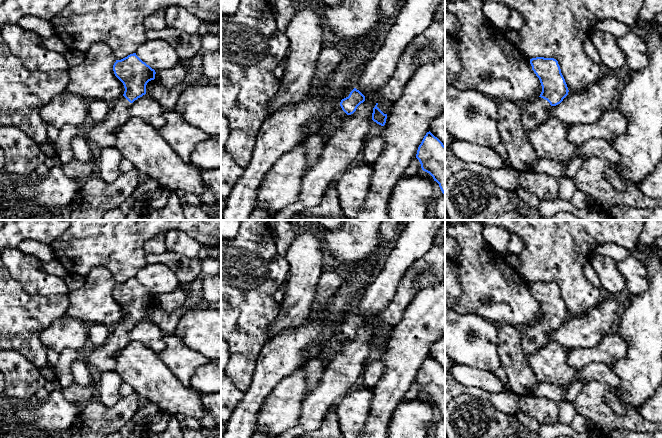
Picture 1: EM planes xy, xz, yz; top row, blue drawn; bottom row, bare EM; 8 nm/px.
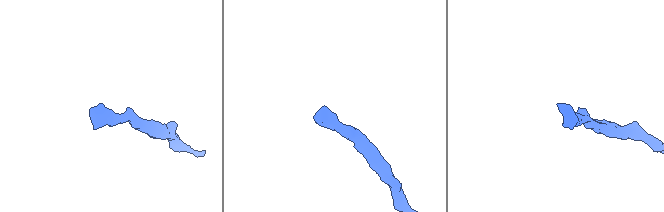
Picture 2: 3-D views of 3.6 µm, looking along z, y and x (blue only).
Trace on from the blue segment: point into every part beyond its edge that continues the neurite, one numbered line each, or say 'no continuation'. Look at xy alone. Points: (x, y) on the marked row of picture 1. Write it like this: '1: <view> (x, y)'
1: xy (103, 133)

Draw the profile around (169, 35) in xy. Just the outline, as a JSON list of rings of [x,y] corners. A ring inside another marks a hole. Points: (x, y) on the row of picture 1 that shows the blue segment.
[[[167,26],[161,30],[146,29],[146,37],[148,40],[158,39],[170,44],[180,60],[195,56],[202,47],[202,36],[184,33]]]

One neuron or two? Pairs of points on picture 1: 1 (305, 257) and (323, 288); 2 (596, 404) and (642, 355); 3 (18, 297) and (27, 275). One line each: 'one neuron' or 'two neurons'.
1: two neurons
2: two neurons
3: two neurons

